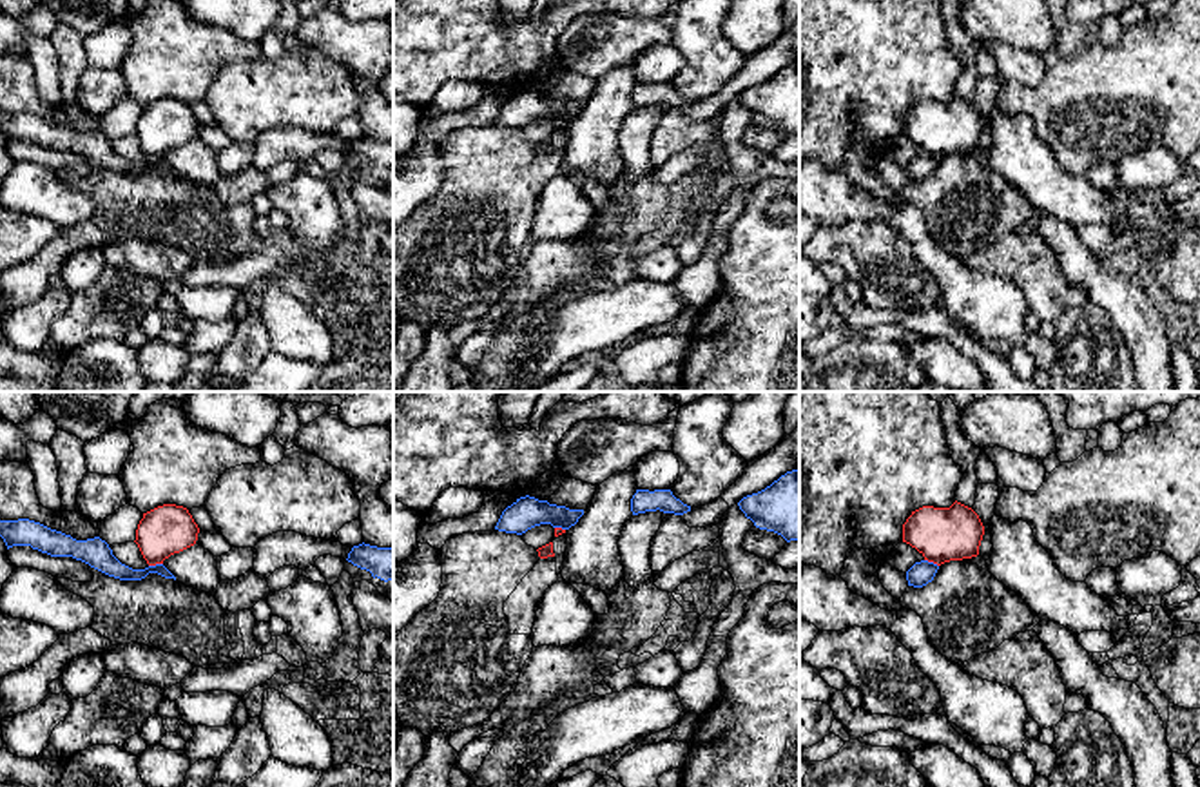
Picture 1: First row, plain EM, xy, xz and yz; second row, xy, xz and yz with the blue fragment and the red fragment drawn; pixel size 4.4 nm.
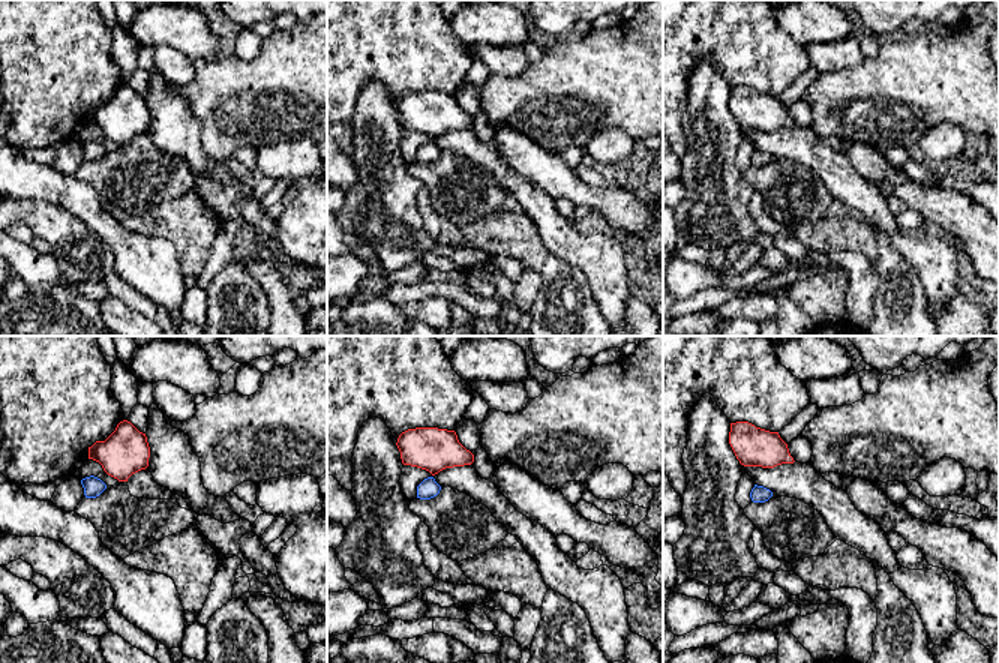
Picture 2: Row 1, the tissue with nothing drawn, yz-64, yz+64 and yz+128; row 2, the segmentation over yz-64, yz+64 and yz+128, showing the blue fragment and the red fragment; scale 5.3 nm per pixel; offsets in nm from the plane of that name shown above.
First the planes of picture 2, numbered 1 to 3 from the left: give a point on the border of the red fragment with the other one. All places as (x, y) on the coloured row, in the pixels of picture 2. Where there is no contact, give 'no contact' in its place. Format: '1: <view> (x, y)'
1: no contact
2: no contact
3: no contact

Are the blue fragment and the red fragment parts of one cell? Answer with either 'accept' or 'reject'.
reject

